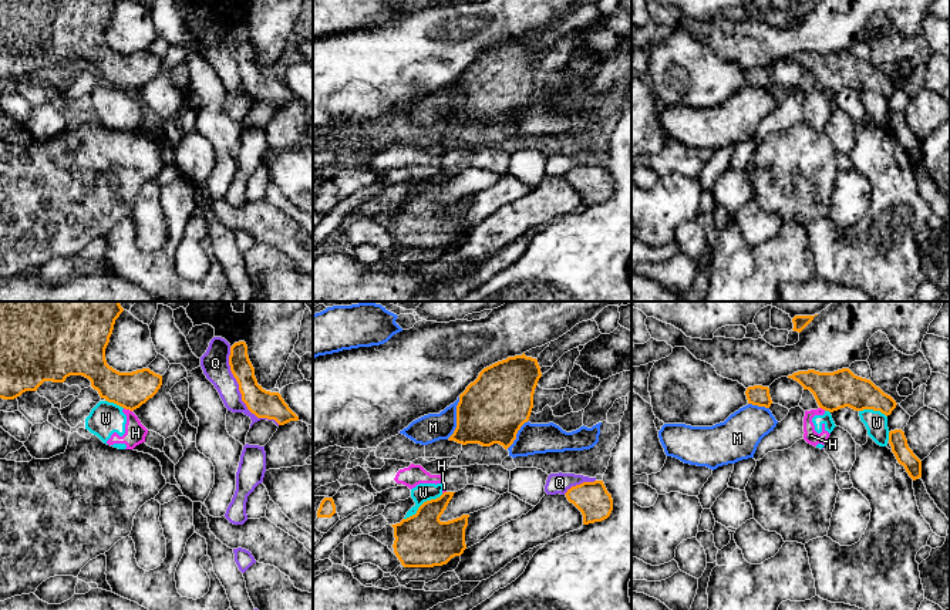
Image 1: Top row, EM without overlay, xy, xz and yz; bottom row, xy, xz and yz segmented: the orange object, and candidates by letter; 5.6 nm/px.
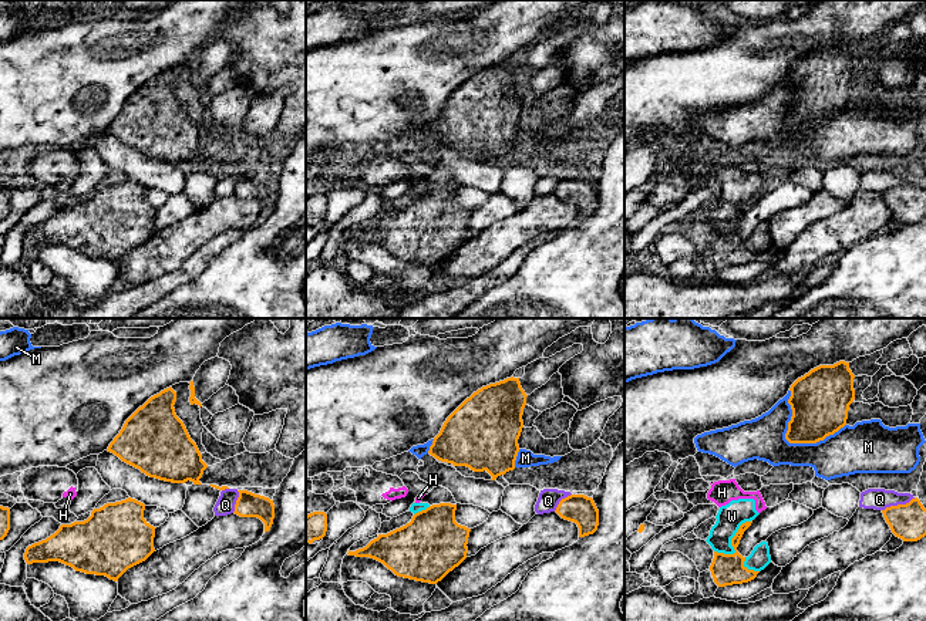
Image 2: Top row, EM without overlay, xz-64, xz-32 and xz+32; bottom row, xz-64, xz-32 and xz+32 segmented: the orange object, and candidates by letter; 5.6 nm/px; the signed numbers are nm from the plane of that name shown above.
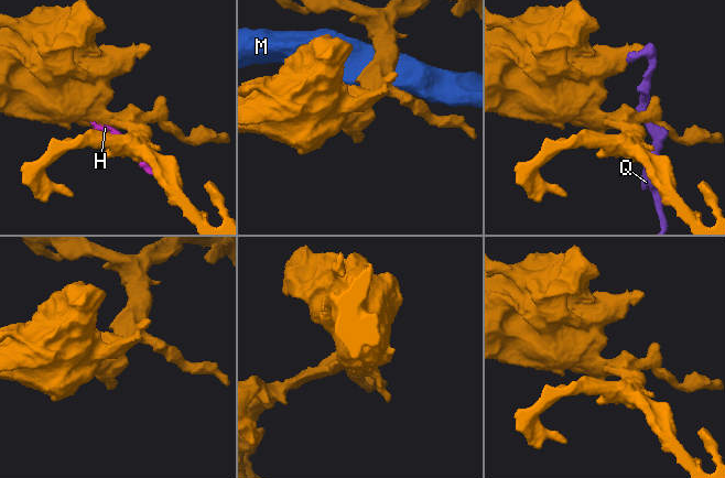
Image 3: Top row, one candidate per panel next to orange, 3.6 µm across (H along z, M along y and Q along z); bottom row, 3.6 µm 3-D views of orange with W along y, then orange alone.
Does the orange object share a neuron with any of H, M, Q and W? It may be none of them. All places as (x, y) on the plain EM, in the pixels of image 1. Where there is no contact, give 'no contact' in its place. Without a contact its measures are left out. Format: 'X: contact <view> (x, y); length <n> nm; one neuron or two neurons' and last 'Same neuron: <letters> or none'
H: contact xy (128, 90); length 50 nm; two neurons
M: contact xz (457, 100); length 260 nm; two neurons
Q: contact xy (241, 74); length 500 nm; two neurons
W: contact xz (423, 185); length 260 nm; two neurons
Same neuron: none

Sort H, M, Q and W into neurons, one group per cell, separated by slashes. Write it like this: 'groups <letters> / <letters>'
groups H W / M / Q

